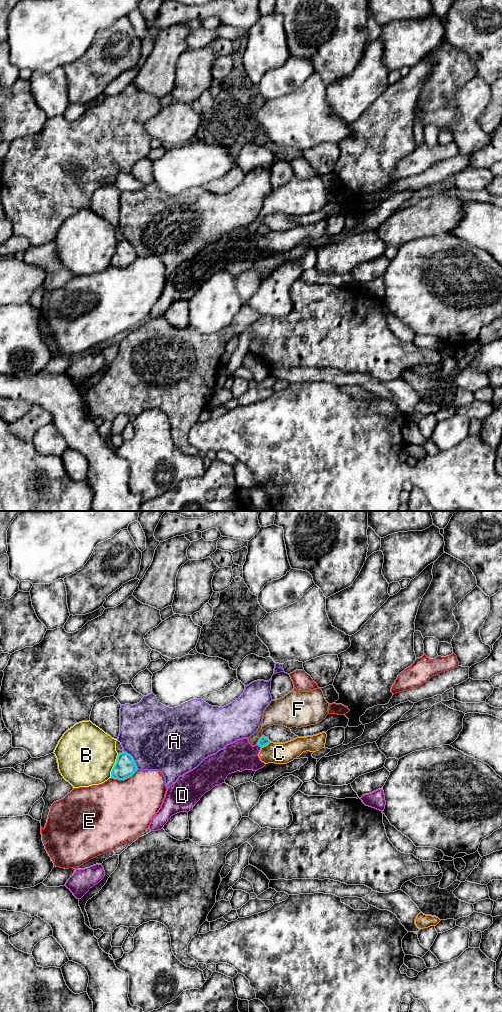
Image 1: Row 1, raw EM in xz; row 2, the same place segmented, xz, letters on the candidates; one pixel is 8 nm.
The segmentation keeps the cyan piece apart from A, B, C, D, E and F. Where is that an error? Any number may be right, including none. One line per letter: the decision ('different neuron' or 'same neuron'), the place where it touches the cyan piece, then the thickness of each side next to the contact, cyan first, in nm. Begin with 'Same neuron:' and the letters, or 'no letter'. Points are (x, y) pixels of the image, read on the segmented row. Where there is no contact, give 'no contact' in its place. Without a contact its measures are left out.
Same neuron: no letter
A: different neuron | xz (133, 759) | 170/500 nm
B: different neuron | xz (114, 766) | 170/480 nm
C: different neuron | xz (265, 745) | 80/180 nm
D: different neuron | xz (259, 745) | 80/240 nm
E: different neuron | xz (124, 779) | 170/480 nm
F: different neuron | xz (258, 740) | 80/180 nm

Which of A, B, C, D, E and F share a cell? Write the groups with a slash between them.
A / B / C / D / E / F

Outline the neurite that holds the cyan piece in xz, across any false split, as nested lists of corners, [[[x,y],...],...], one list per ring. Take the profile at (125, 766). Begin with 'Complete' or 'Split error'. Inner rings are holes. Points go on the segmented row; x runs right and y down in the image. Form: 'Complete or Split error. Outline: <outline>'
Complete. Outline: [[[127,752],[119,753],[111,771],[111,778],[125,780],[138,770],[133,757]]]

